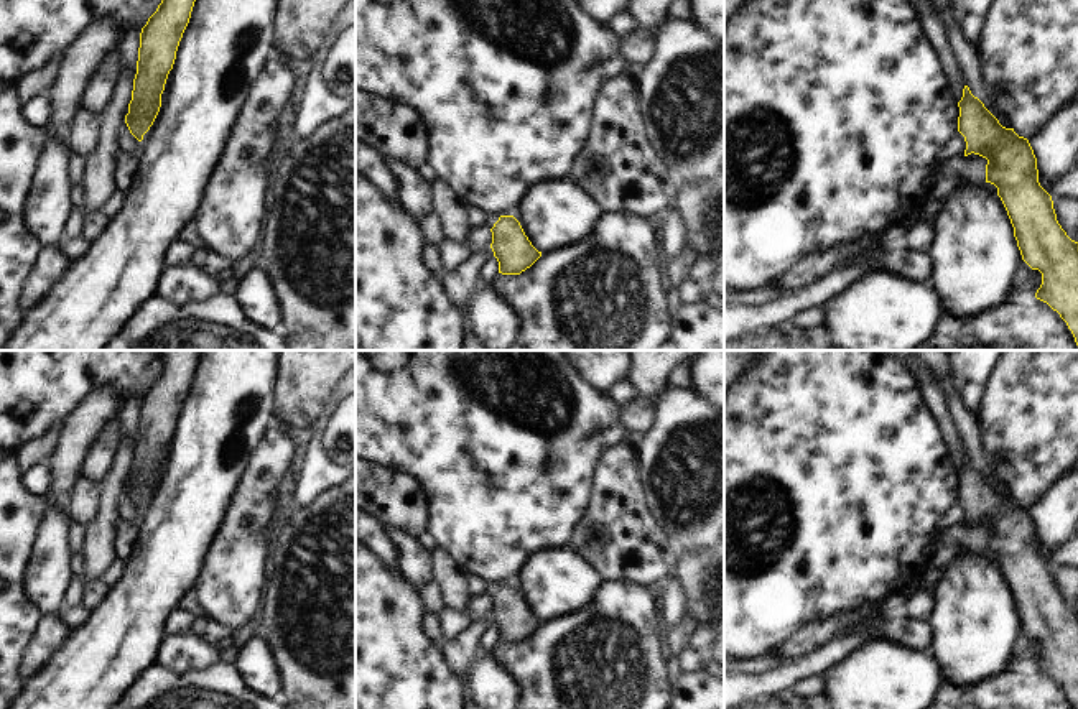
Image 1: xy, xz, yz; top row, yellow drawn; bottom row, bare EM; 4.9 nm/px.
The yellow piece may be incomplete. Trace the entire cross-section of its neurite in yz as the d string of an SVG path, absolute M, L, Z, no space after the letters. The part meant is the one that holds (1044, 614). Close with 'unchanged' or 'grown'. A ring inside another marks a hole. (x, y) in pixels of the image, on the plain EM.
M968 454L958 475L964 525L974 521L987 528L986 551L997 556L1022 628L1042 642L1035 666L1057 679L1078 709L1078 610L1057 589L1052 564L1039 551L1029 508L1002 495Z | unchanged

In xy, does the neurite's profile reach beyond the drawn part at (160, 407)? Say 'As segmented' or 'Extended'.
As segmented

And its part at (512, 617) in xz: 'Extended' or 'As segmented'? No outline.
As segmented

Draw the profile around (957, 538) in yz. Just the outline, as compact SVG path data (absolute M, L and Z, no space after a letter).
M974 521L938 531L928 544L925 566L940 568L955 553L966 549L971 543L986 548L986 533L987 528Z

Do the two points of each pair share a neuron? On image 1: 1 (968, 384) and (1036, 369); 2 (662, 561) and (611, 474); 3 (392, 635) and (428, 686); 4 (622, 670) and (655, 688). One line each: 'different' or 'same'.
1: different
2: same
3: same
4: same

